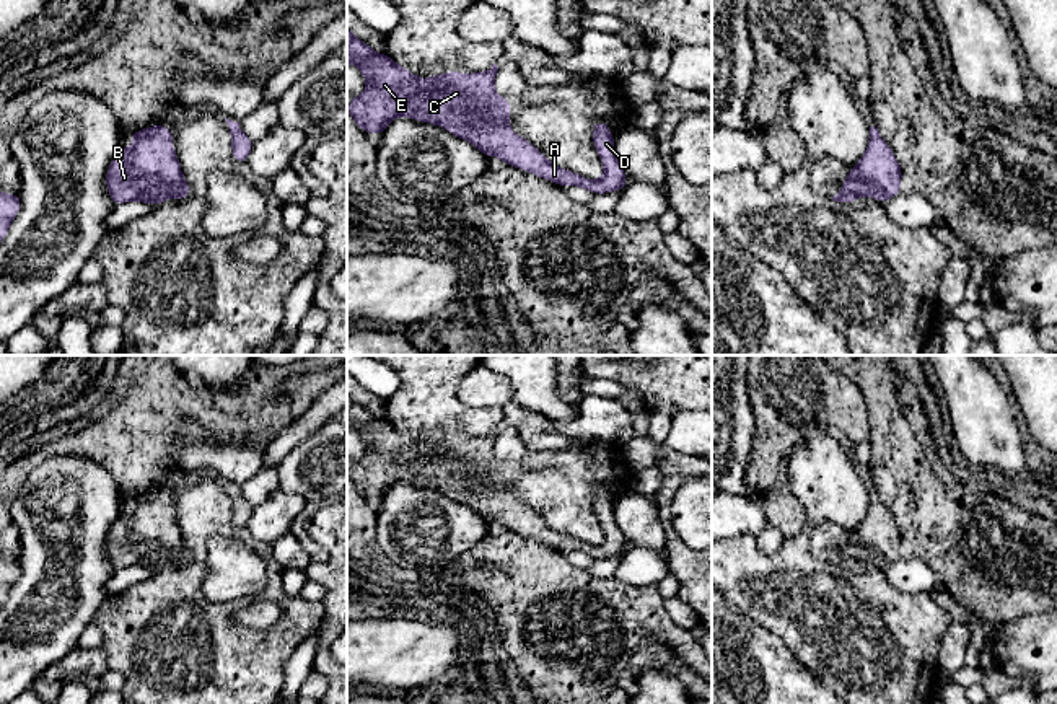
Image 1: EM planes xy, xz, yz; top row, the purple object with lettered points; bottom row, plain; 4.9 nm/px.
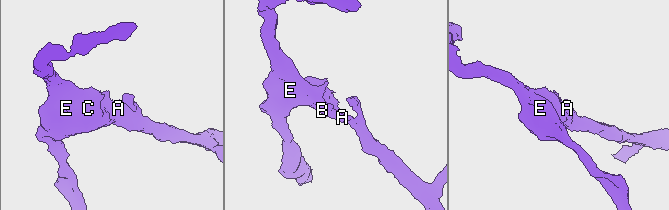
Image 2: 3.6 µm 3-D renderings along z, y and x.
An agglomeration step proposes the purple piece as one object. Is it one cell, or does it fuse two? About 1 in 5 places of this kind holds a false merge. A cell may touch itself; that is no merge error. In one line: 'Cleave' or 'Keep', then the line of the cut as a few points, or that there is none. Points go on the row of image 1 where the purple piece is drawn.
Keep. No split

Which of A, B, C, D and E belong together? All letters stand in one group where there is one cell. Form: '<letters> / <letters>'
A B C D E

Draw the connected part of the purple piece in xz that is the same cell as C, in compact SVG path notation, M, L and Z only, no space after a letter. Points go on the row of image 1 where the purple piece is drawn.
M347 28L347 65L355 64L366 78L362 95L350 98L353 122L370 134L386 132L396 117L410 117L445 127L451 135L472 143L487 158L498 156L505 165L524 169L562 187L578 186L593 194L624 191L629 184L614 153L614 135L606 122L593 124L593 145L604 174L588 179L555 166L529 140L510 130L511 106L495 93L493 64L485 72L448 72L419 78L379 54Z

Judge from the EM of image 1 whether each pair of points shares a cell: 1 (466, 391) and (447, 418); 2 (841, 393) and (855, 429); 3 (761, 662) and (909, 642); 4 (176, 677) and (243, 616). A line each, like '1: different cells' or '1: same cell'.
1: different cells
2: same cell
3: different cells
4: different cells

